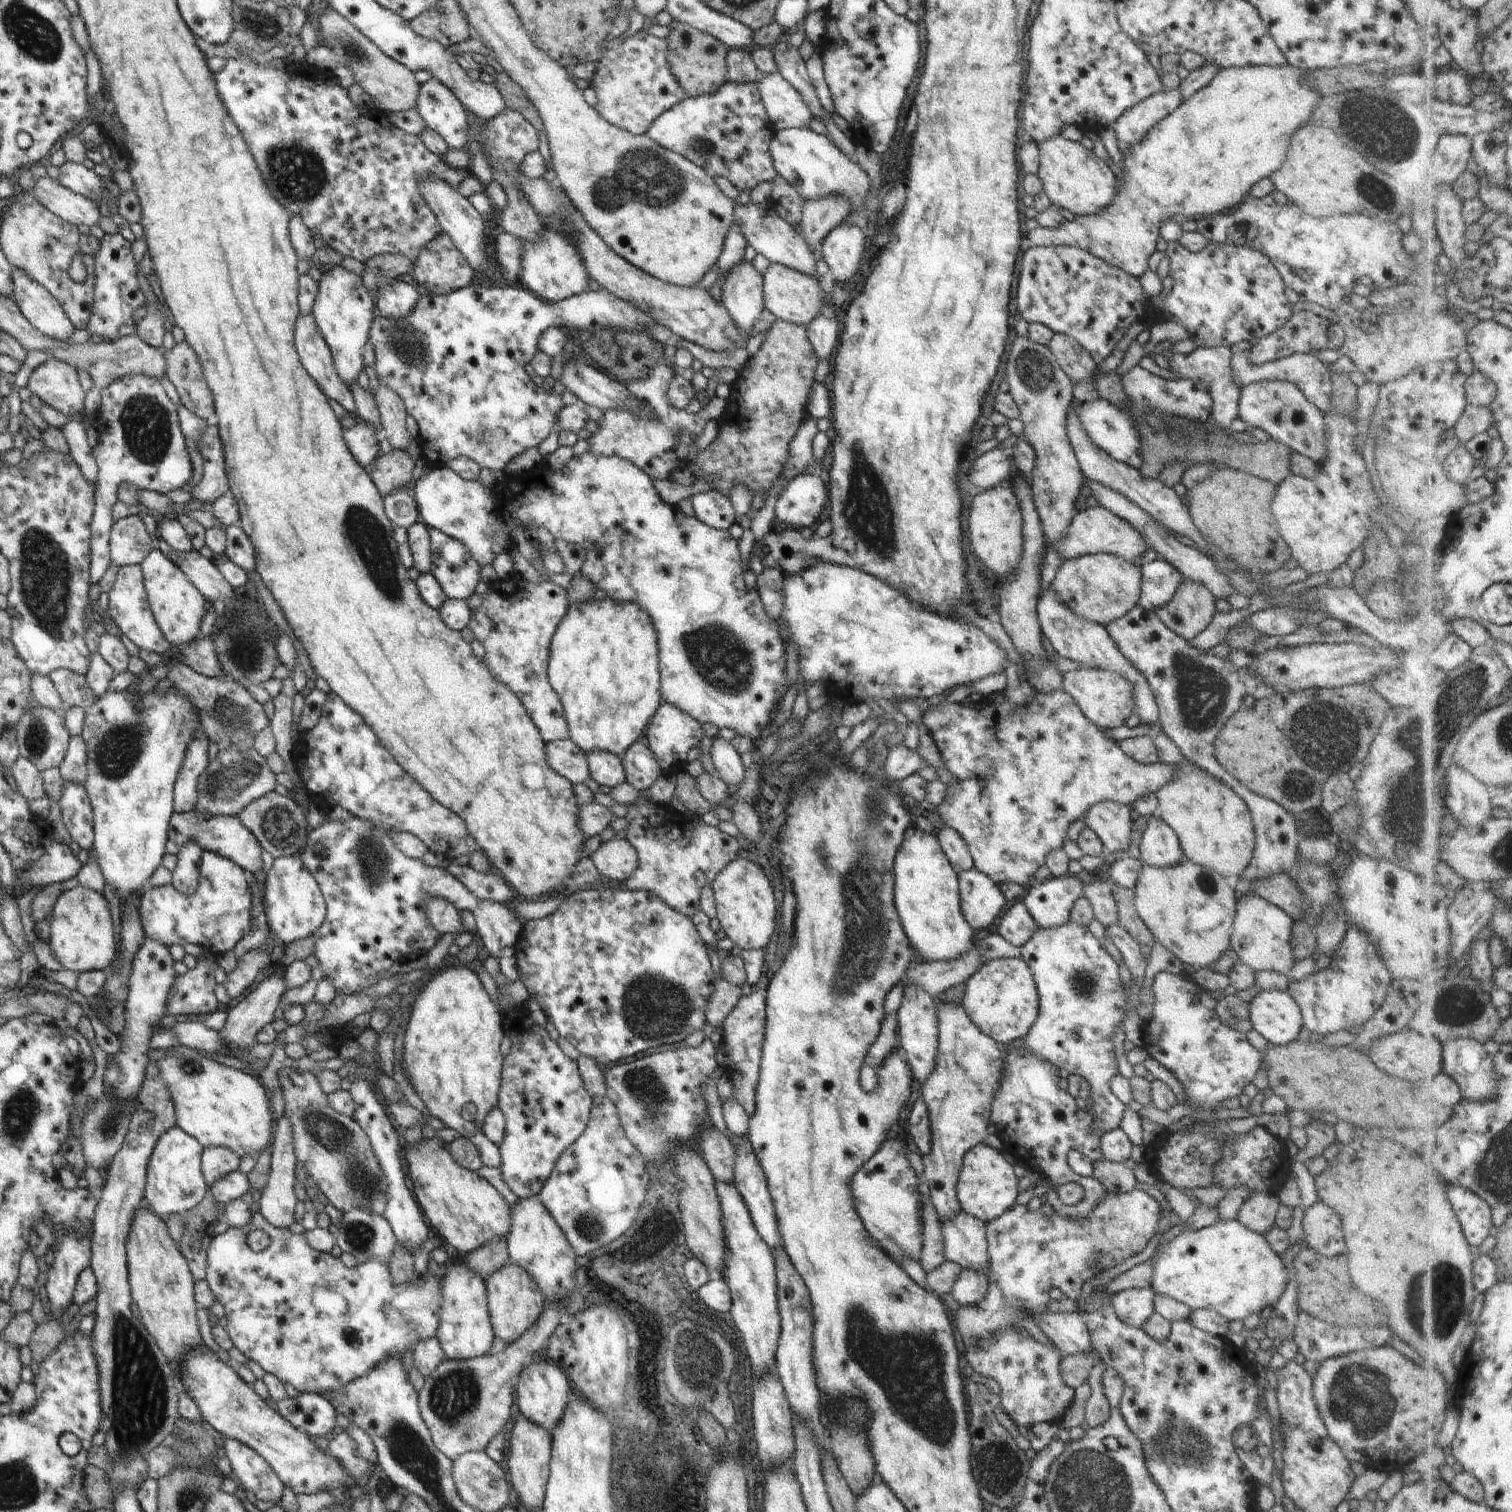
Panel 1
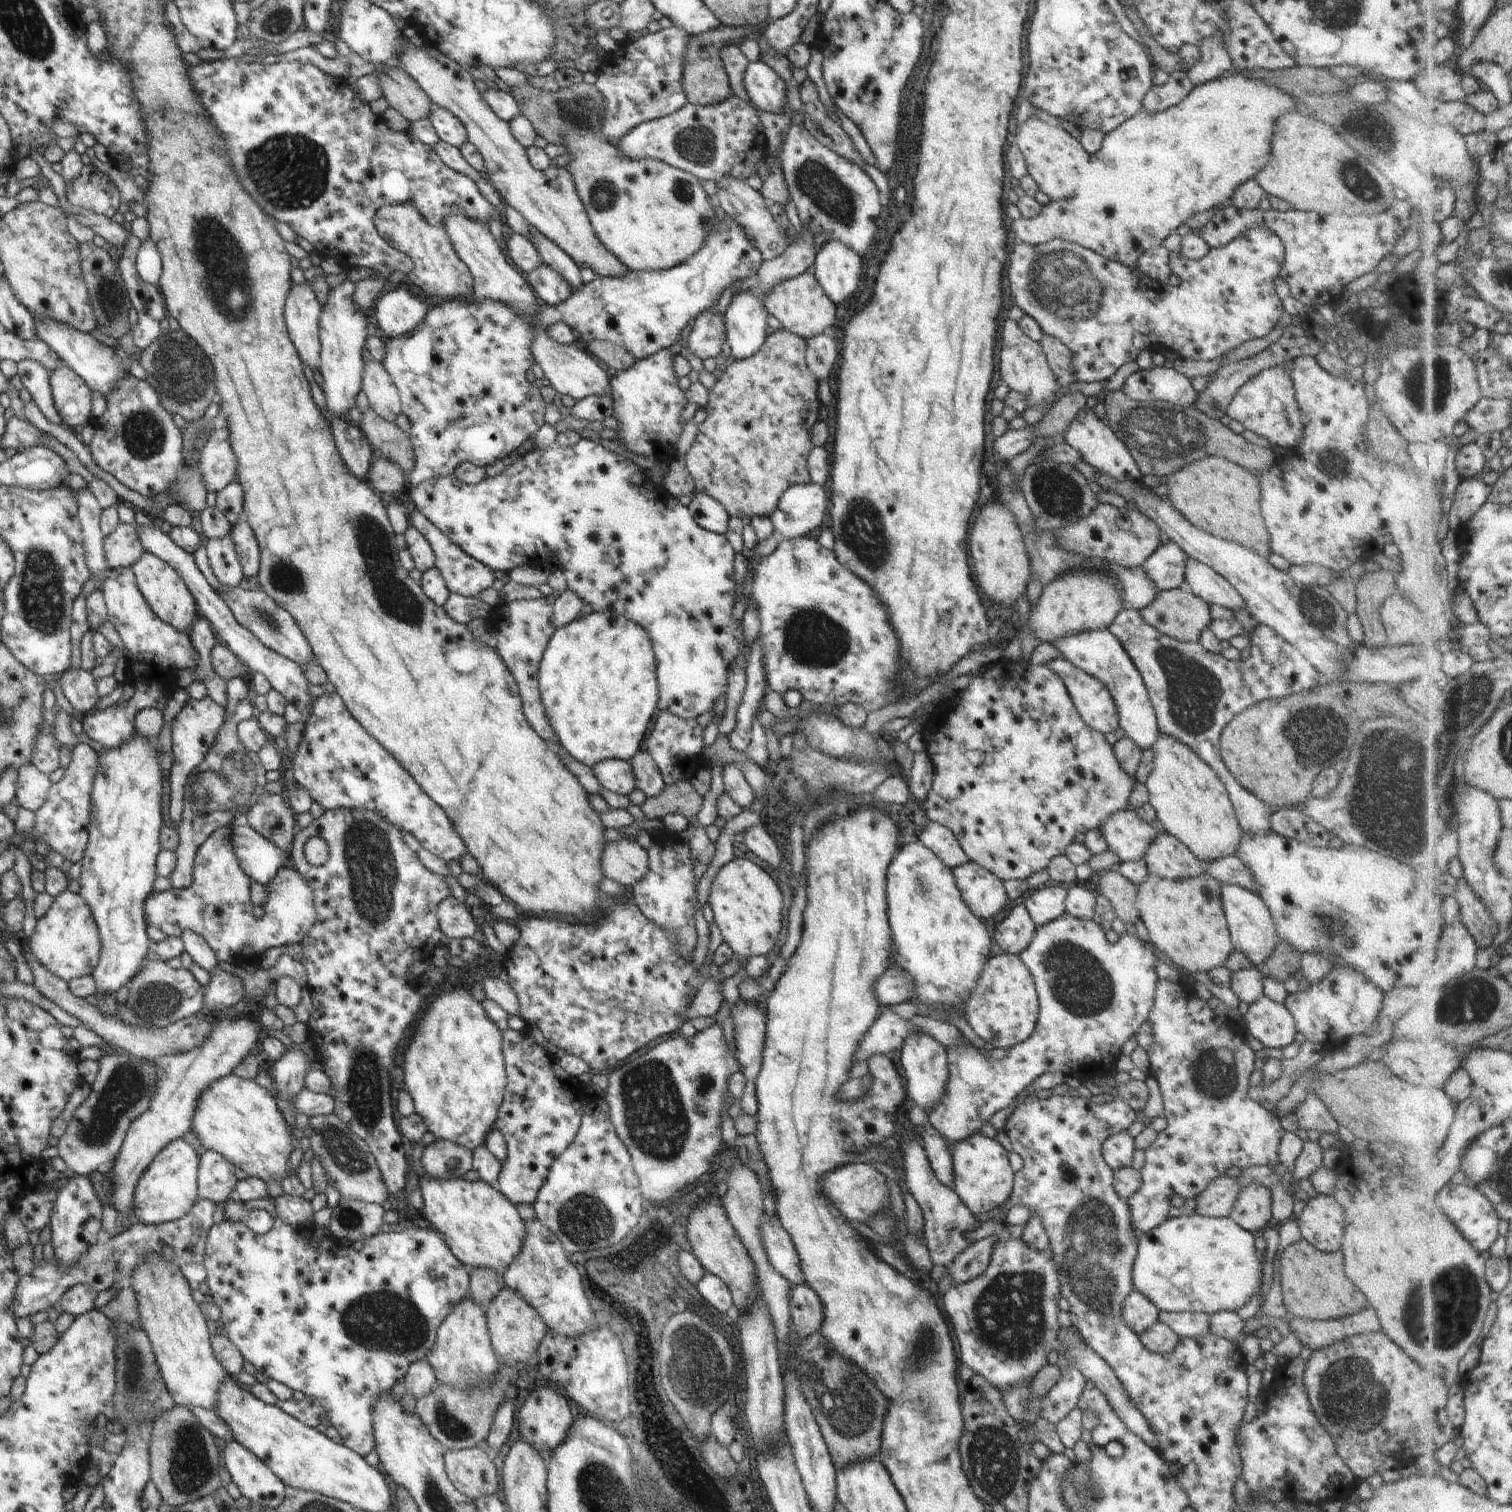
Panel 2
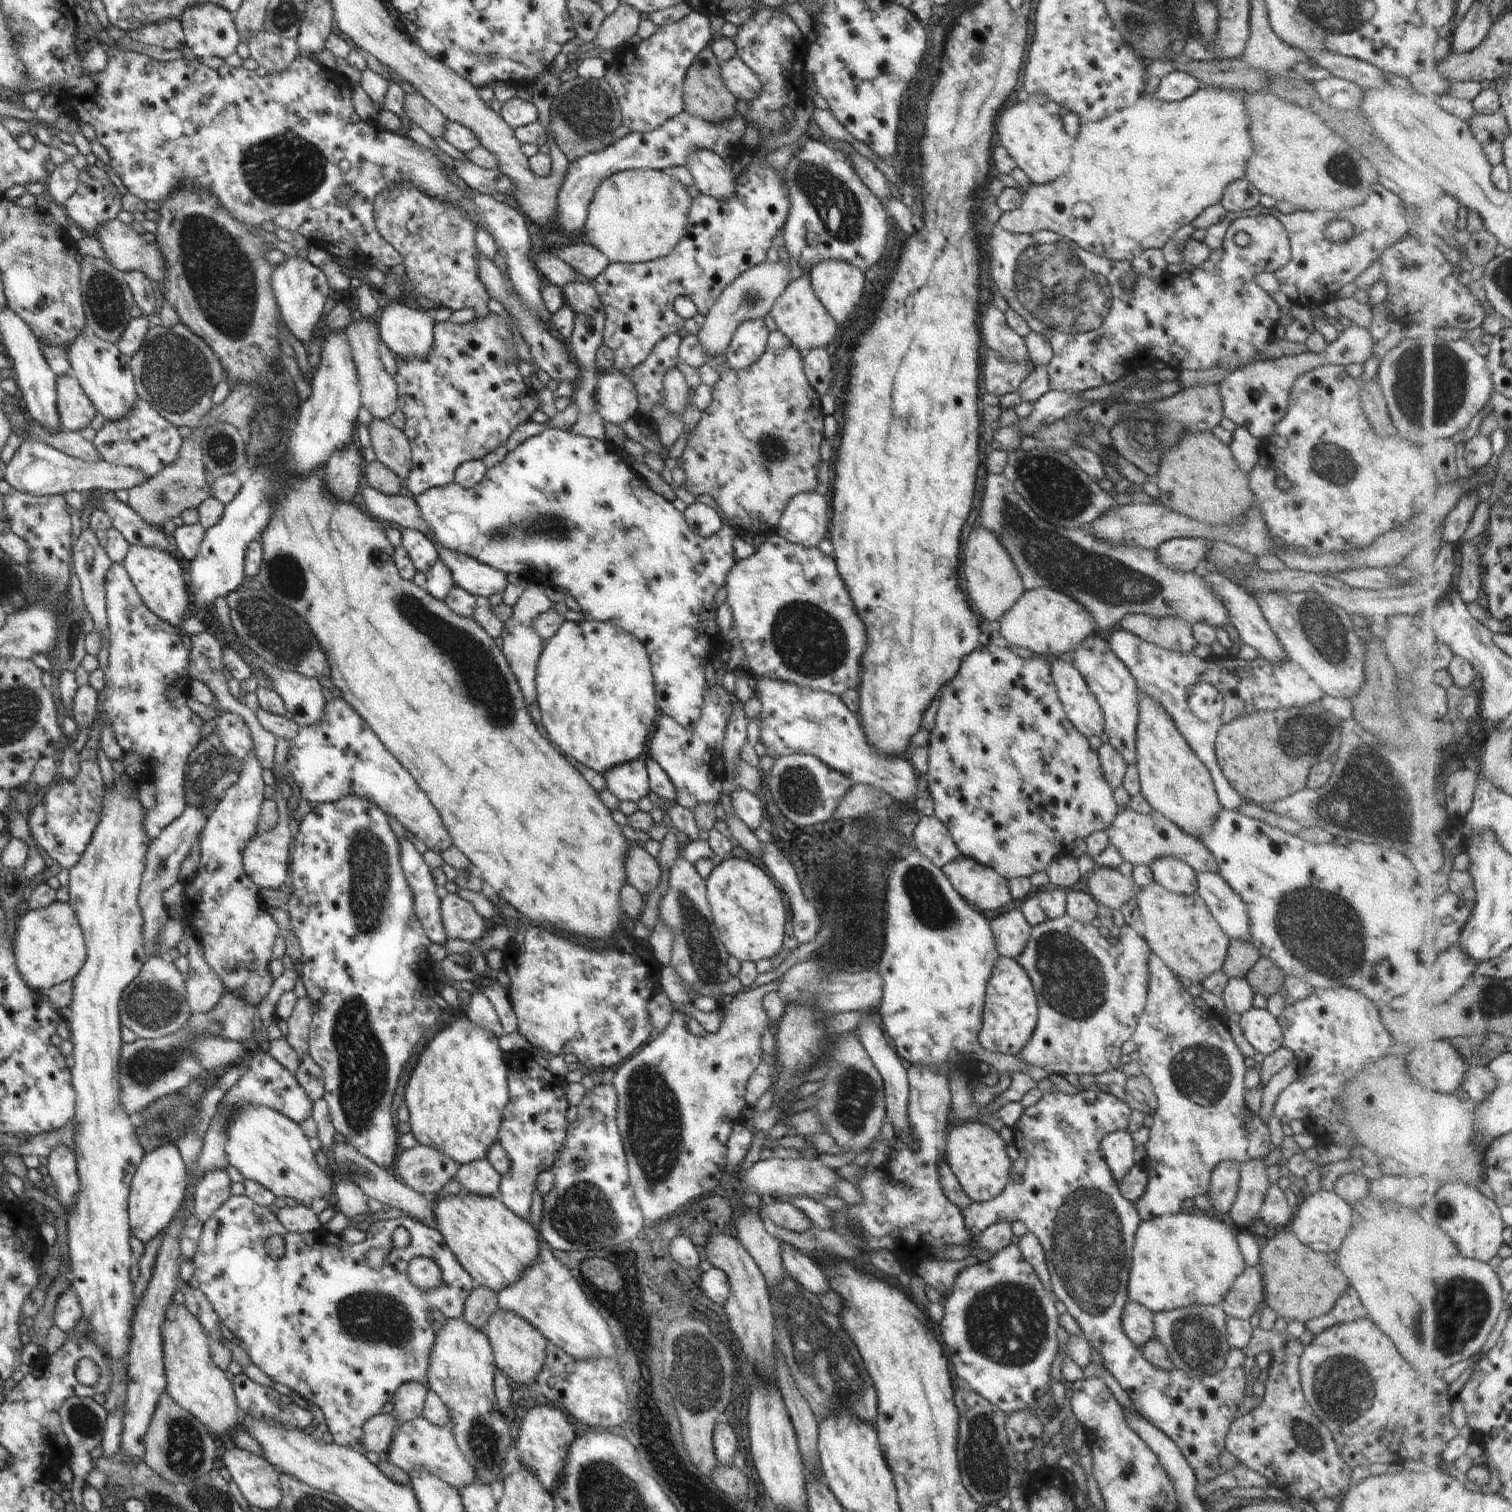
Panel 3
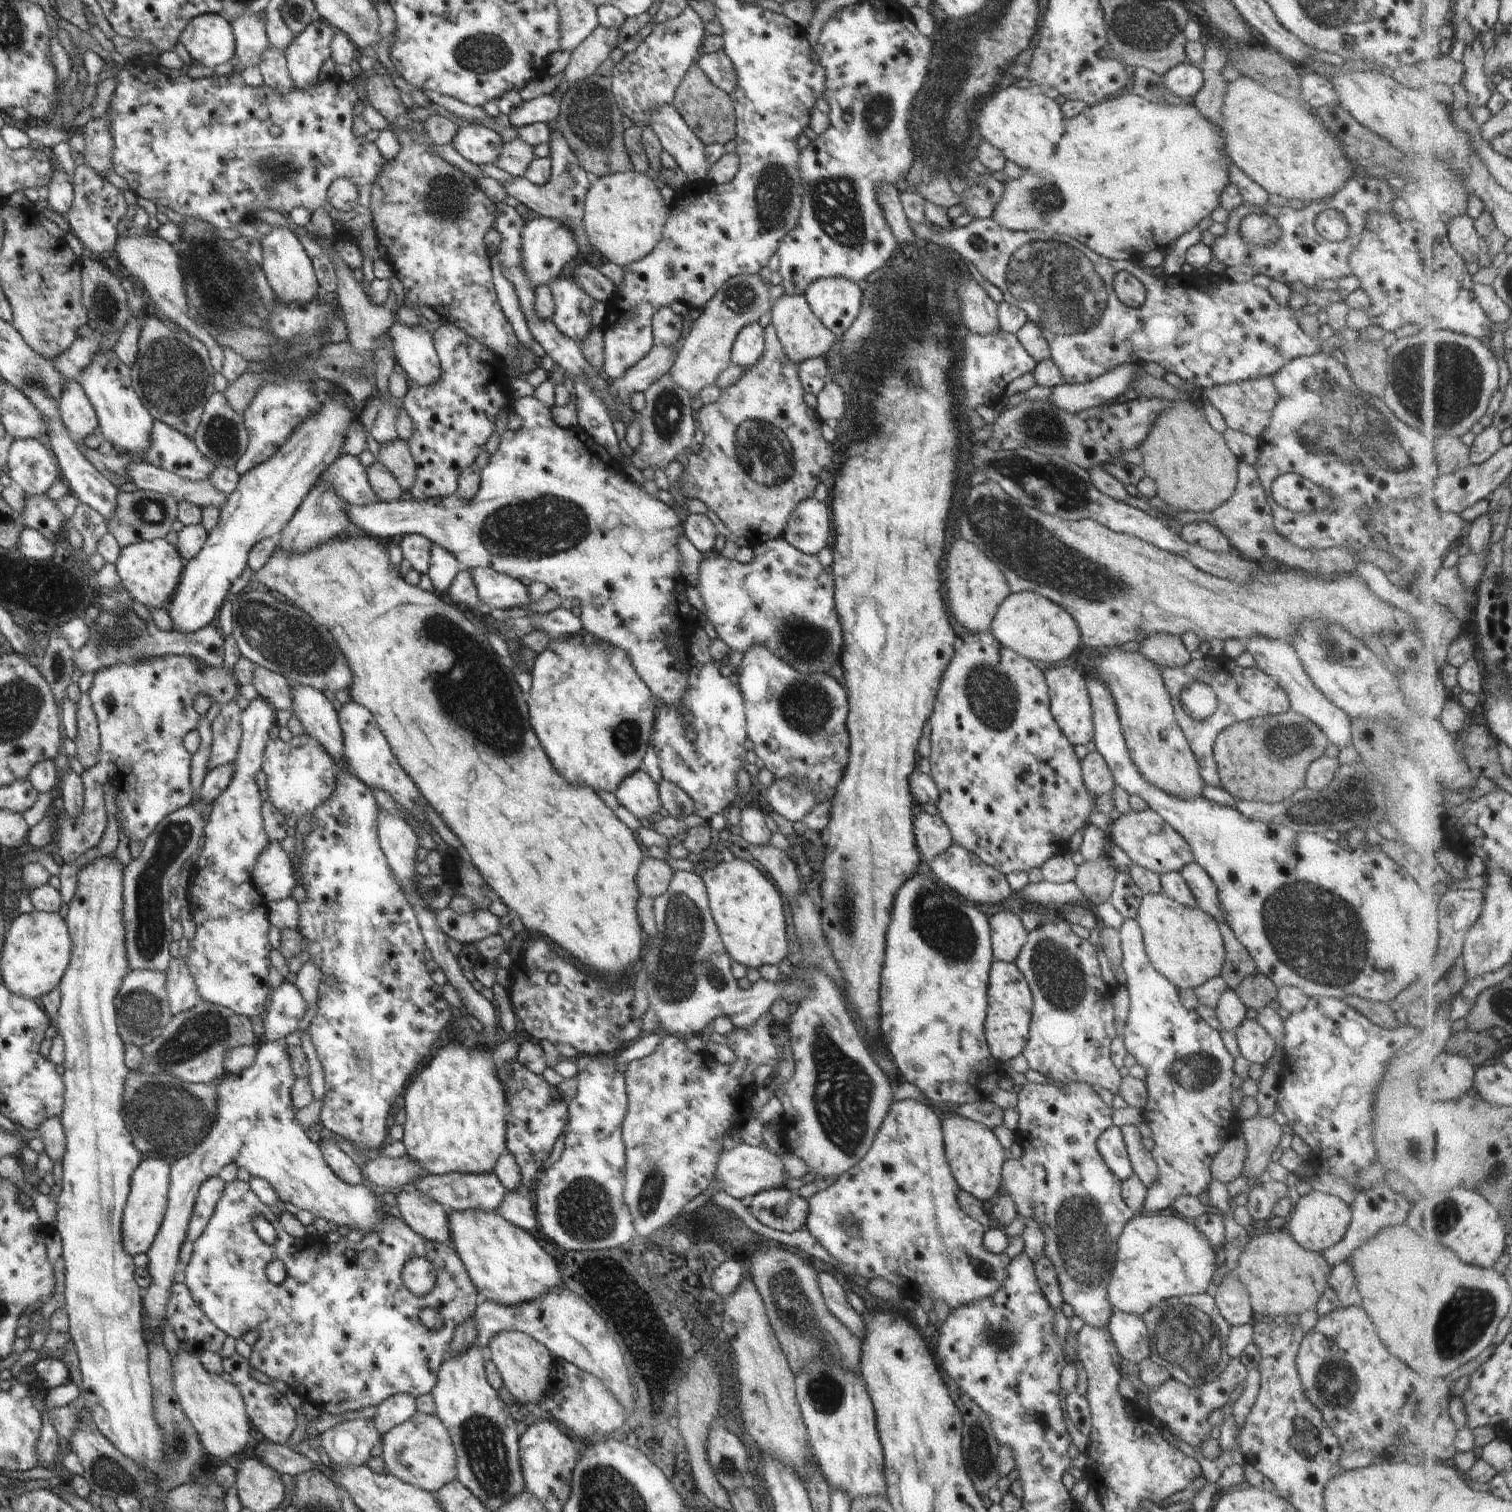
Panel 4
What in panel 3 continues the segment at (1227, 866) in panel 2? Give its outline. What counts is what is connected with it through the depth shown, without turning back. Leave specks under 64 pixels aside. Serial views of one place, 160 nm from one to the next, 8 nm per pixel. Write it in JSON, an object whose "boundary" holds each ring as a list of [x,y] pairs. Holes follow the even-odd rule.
{"boundary":[[[1130,808],[1121,809],[1114,817],[1112,824],[1105,830],[1109,843],[1116,848],[1123,860],[1136,865],[1149,865],[1154,859],[1162,859],[1172,855],[1176,859],[1183,860],[1197,873],[1218,873],[1214,855],[1205,847],[1202,841],[1186,834],[1179,826],[1170,819],[1162,816],[1158,811],[1142,814]]]}

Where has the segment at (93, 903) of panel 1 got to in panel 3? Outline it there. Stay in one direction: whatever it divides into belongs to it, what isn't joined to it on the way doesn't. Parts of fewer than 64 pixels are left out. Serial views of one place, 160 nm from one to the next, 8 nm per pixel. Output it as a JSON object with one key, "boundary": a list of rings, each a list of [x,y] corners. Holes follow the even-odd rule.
{"boundary":[[[53,902],[43,909],[30,909],[24,916],[18,917],[15,940],[13,941],[15,965],[20,976],[32,990],[41,993],[54,985],[73,980],[80,972],[86,960],[87,950],[85,938],[76,918],[74,909],[69,903]]]}

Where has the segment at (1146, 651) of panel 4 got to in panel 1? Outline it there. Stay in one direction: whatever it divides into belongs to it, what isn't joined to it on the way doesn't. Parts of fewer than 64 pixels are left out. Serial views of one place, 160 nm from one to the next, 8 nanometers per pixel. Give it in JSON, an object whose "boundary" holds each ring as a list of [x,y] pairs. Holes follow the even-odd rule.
{"boundary":[[[1183,577],[1169,603],[1154,612],[1172,632],[1190,641],[1212,622],[1216,601],[1204,583]]]}

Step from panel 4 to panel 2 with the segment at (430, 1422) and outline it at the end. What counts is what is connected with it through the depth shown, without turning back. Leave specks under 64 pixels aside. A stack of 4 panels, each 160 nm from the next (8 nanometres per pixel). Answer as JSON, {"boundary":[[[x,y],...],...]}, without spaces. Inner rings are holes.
{"boundary":[[[483,1446],[445,1451],[445,1471],[452,1484],[475,1501],[486,1495],[499,1495],[498,1474],[492,1455]]]}

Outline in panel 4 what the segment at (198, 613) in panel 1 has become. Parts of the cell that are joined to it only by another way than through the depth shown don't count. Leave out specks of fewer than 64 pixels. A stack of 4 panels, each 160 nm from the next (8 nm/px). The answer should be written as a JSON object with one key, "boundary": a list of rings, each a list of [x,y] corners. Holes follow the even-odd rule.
{"boundary":[[[166,539],[144,541],[122,548],[115,562],[117,573],[132,598],[154,609],[167,608],[177,589],[184,565],[184,558],[175,545]]]}

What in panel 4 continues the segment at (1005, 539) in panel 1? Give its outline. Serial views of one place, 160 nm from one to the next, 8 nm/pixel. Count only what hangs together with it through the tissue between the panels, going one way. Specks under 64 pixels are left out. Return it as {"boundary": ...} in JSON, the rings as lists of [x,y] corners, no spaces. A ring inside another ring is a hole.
{"boundary":[[[958,538],[948,552],[948,570],[946,570],[946,590],[948,590],[948,612],[960,624],[972,632],[988,631],[994,615],[1003,600],[1012,594],[1002,572],[974,544]]]}

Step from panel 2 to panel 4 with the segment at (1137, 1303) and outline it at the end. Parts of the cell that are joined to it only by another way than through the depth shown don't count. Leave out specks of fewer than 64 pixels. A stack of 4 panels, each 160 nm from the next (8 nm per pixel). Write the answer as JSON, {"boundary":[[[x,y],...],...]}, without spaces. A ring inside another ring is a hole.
{"boundary":[[[1114,1311],[1107,1330],[1122,1358],[1137,1365],[1141,1360],[1150,1357],[1152,1340],[1141,1316]]]}

